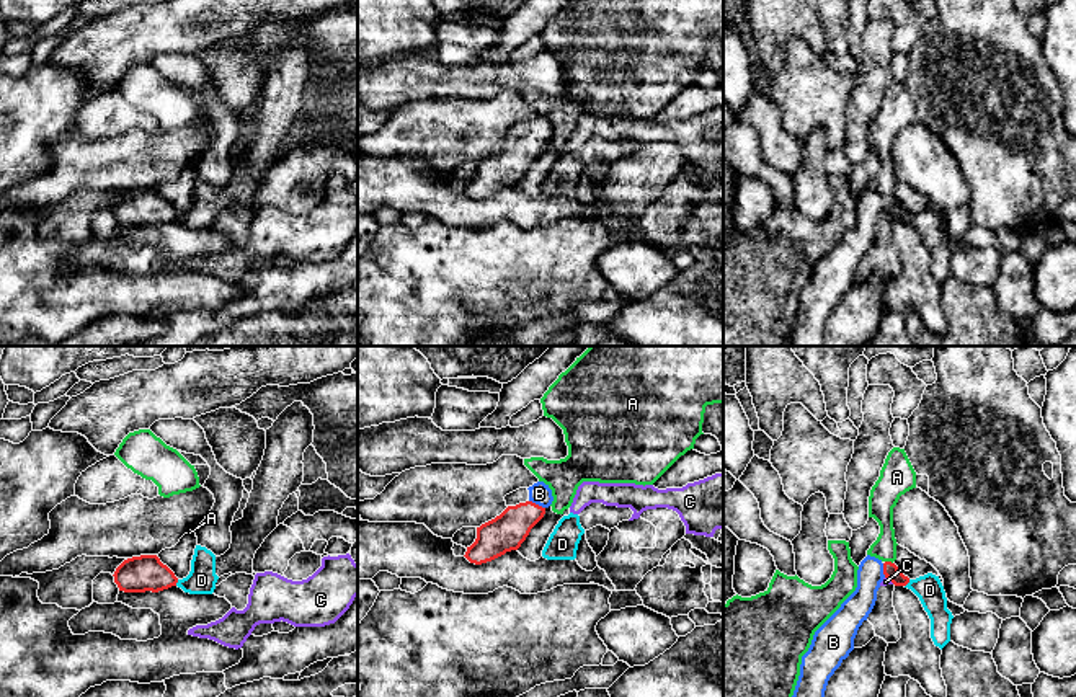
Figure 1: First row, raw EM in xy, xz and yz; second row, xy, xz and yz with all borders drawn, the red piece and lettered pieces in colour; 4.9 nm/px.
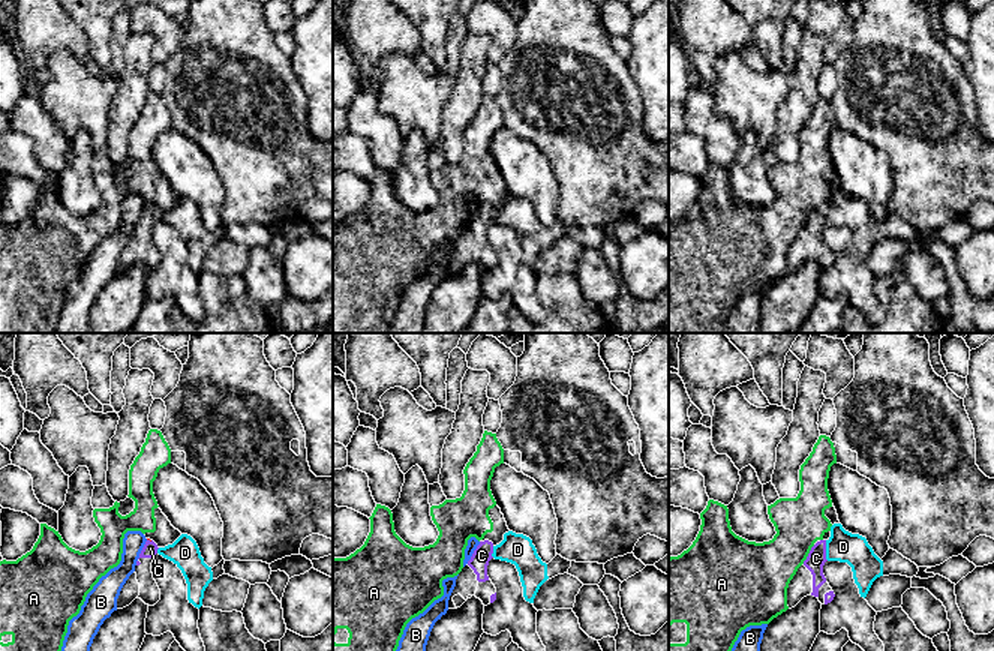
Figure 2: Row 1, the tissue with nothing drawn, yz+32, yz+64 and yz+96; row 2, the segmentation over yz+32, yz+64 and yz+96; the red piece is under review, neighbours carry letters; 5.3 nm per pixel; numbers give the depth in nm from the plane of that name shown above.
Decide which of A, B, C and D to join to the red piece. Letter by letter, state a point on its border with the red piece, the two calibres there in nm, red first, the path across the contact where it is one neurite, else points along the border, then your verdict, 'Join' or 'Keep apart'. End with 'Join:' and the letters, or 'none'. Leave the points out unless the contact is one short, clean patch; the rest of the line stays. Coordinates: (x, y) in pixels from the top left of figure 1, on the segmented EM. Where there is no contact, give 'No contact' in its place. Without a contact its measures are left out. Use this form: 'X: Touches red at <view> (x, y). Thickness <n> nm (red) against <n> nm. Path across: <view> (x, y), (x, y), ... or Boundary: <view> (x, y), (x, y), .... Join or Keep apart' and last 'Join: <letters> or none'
A: Touches red at yz (889, 562). Thickness 80 nm (red) against 120 nm. Boundary: yz (885, 560), (892, 563). Keep apart
B: Touches red at xz (538, 505). Thickness 180 nm (red) against 110 nm. Path across: xz (505, 532), (538, 505), (539, 493). Join
C: Touches red at yz (890, 580). Thickness 80 nm (red) against 40 nm. Boundary: yz (885, 577), (893, 583). Keep apart
D: Touches red at yz (908, 581). Thickness 80 nm (red) against 140 nm. Keep apart
Join: B

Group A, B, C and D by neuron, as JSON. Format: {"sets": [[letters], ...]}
{"sets": [["A"], ["B"], ["C"], ["D"]]}

